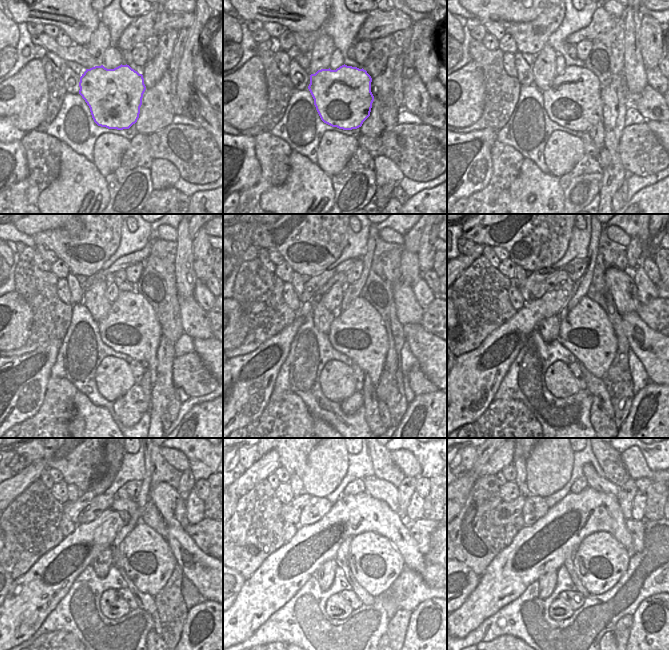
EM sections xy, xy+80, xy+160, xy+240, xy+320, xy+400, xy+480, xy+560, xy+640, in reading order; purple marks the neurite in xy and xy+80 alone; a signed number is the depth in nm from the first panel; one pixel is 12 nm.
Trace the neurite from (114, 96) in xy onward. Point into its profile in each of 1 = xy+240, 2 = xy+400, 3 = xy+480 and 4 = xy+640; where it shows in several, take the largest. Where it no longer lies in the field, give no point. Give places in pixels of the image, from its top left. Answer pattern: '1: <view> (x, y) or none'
1: xy+240 (131, 327)
2: xy+400 (587, 332)
3: xy+480 (147, 559)
4: xy+640 (600, 560)

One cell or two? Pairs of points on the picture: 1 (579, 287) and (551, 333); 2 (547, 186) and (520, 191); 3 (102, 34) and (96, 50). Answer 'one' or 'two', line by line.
1: two
2: one
3: one

